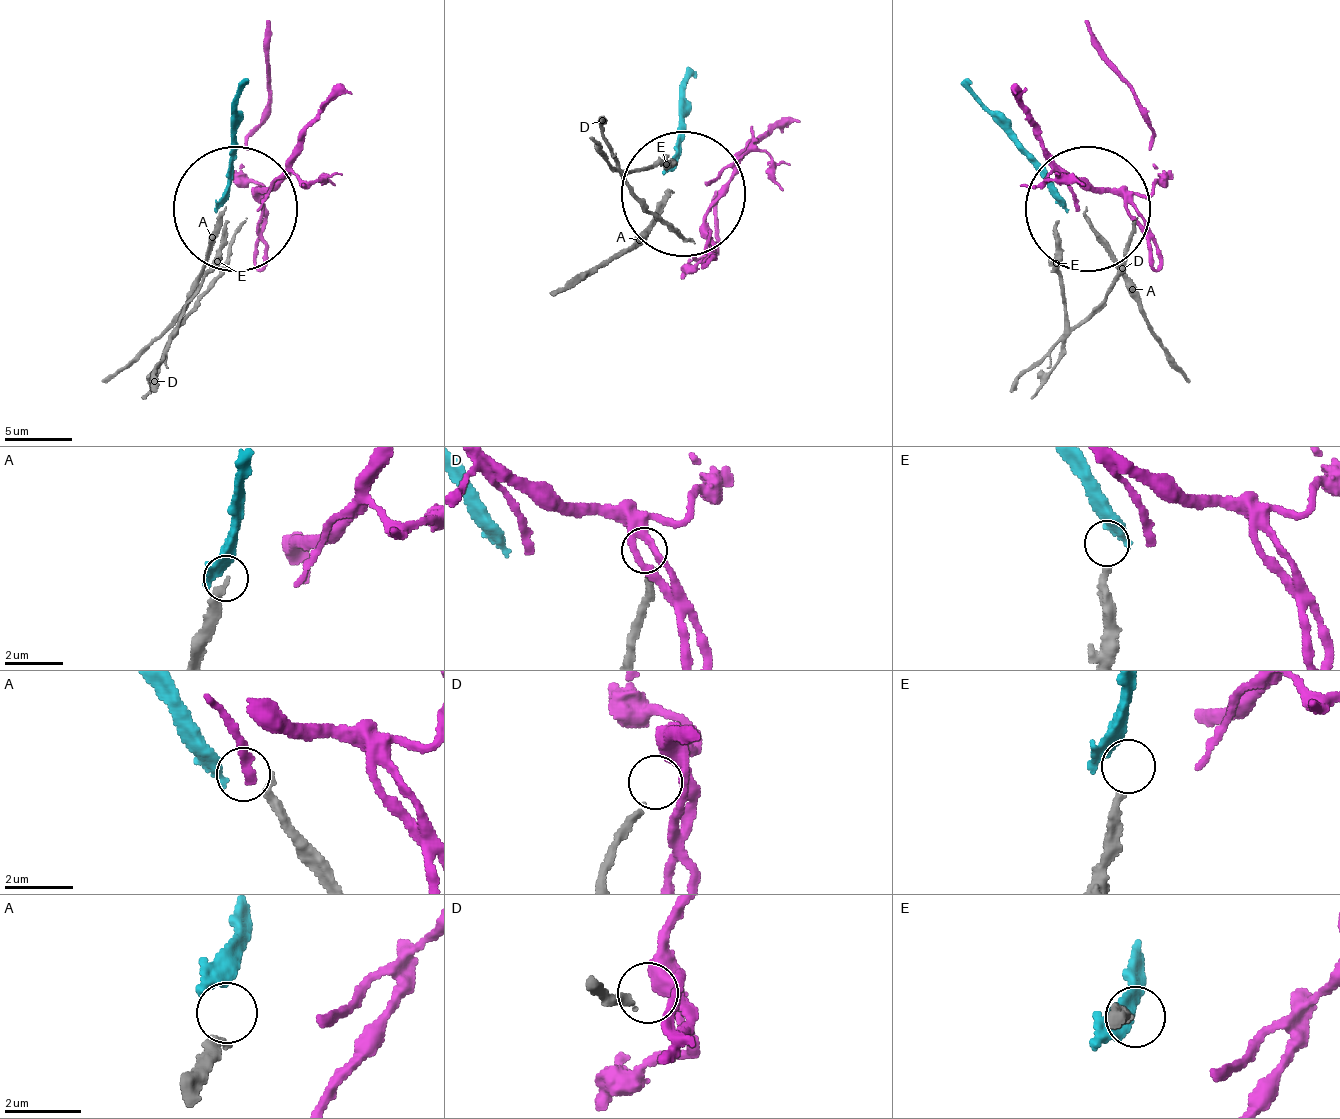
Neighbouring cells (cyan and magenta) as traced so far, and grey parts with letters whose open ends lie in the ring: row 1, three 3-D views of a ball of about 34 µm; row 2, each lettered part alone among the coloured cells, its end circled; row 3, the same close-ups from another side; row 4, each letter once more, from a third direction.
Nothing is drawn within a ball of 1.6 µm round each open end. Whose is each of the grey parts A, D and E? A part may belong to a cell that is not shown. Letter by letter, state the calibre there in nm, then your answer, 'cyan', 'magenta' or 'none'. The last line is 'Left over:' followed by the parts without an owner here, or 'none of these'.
A: 280 nm thick; none
D: 200 nm thick; none
E: 240 nm thick; none
Left over: A, D, E

